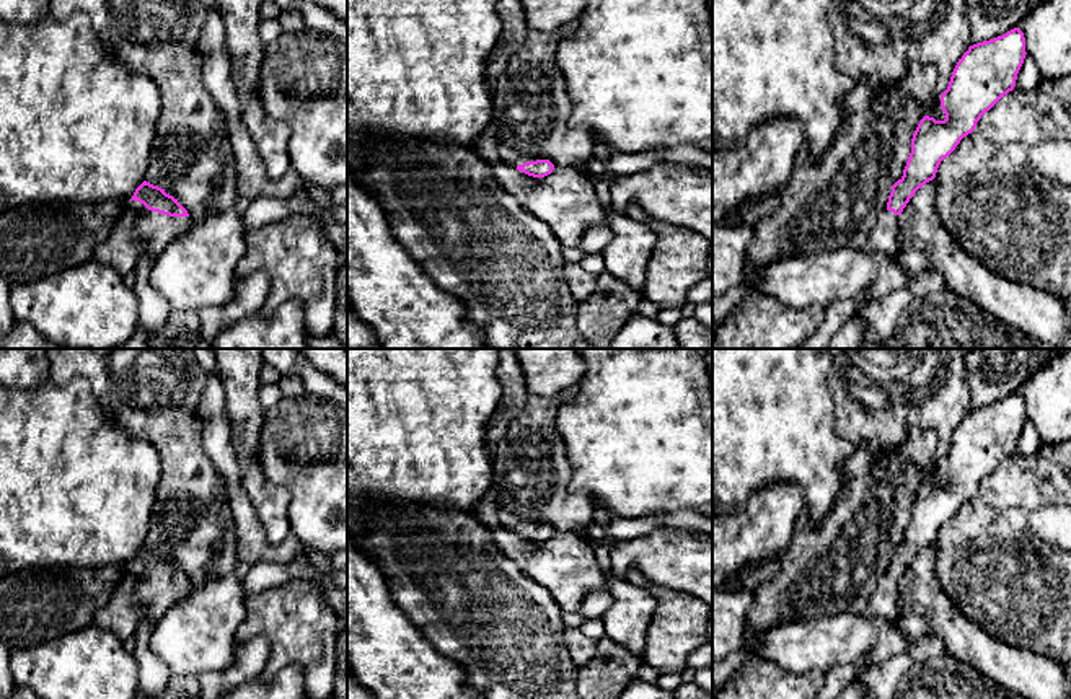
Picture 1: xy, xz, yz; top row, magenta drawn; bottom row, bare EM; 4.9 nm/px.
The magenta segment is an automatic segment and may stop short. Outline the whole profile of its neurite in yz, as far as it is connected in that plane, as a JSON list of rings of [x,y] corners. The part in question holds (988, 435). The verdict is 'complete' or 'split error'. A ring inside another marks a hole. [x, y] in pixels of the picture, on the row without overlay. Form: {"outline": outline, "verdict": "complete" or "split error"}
{"outline": [[[1019,393],[968,412],[941,459],[945,484],[924,481],[919,486],[903,541],[892,551],[887,572],[867,598],[866,618],[897,621],[898,580],[915,557],[936,543],[941,526],[975,495],[981,481],[1014,455],[1025,419],[1025,402]]], "verdict": "split error"}

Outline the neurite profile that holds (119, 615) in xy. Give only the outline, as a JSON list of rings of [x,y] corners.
[[[135,572],[126,574],[112,596],[95,614],[96,626],[112,631],[124,642],[134,637],[140,624],[140,609],[134,600],[137,582]]]

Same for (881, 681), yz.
[[[898,653],[892,658],[859,668],[857,679],[866,688],[866,699],[892,699],[905,673],[915,665],[911,653]]]

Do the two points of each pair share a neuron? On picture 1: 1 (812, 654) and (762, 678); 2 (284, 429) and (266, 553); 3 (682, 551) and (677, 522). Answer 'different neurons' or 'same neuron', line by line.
1: different neurons
2: different neurons
3: different neurons

